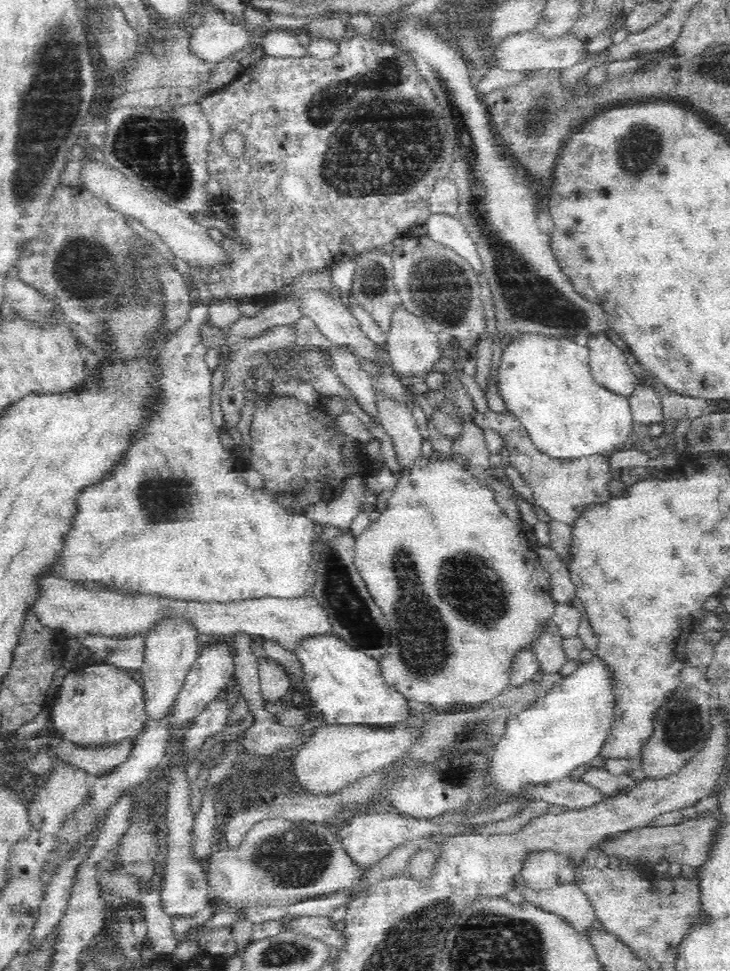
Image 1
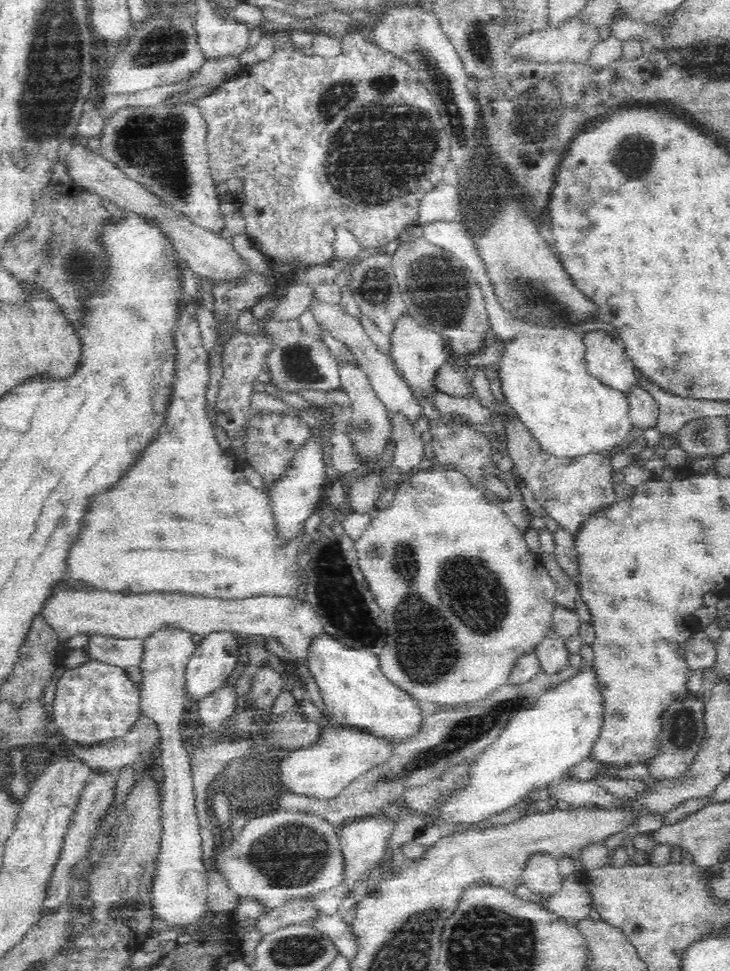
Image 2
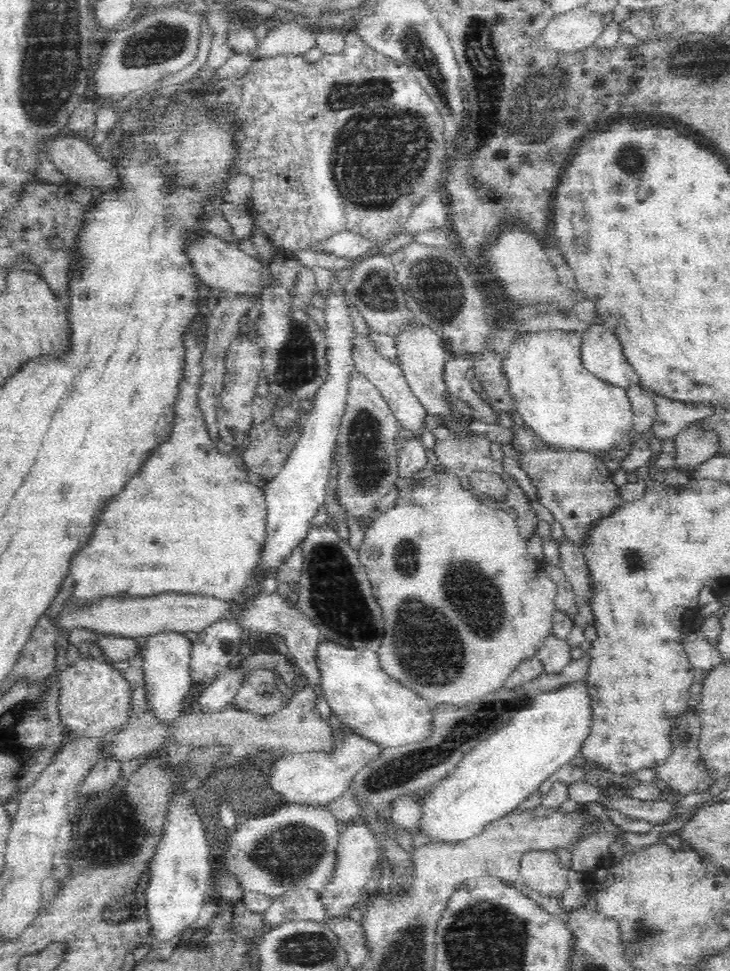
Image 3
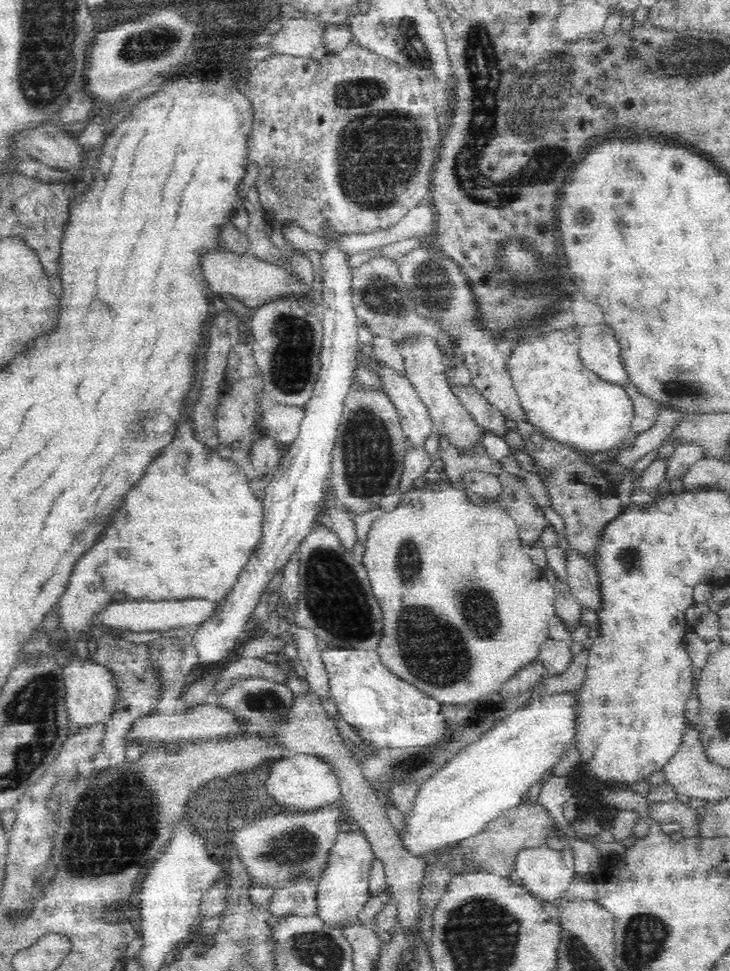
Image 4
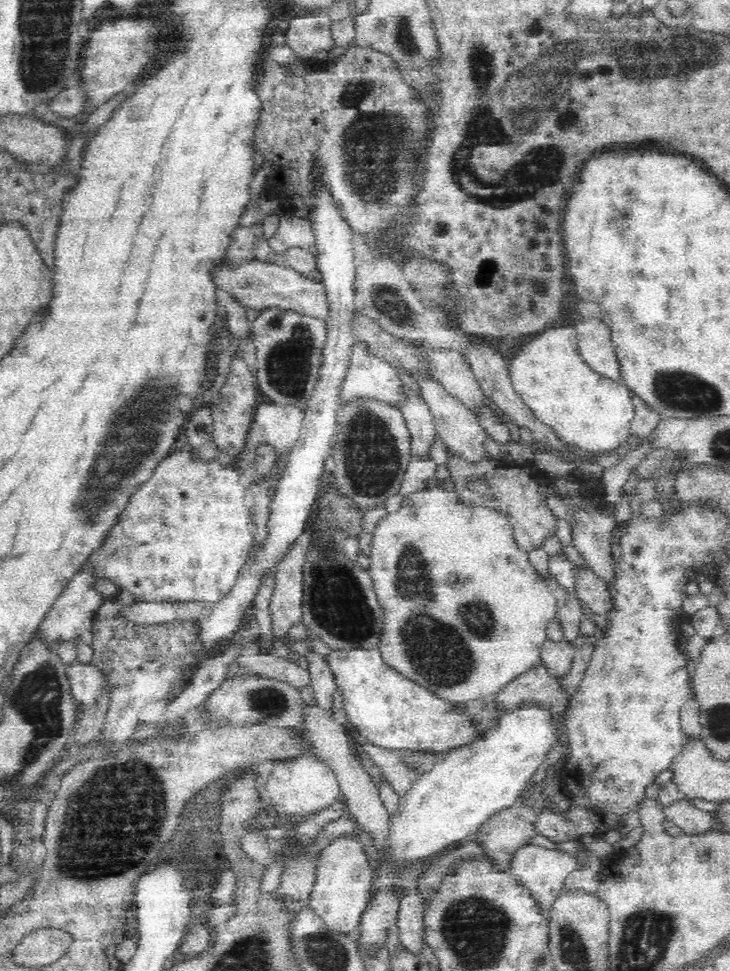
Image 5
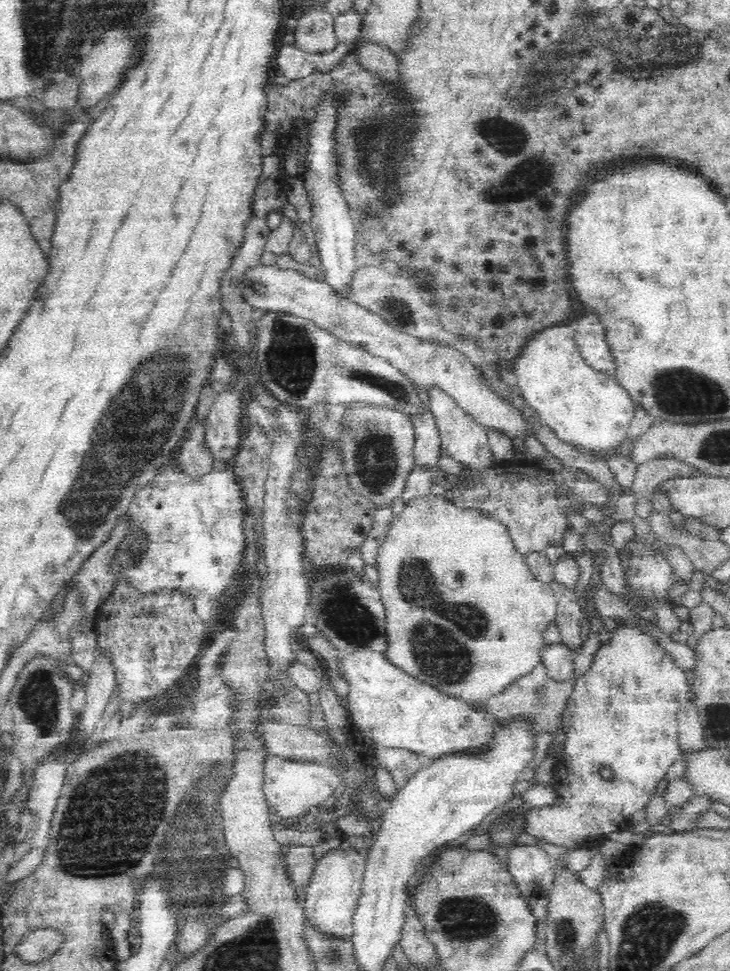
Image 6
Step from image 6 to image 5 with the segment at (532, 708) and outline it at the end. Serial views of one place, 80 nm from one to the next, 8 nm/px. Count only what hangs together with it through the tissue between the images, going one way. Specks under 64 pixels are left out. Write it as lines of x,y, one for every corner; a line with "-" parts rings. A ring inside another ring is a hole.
538,664
514,678
510,684
506,685
504,689
499,691
495,697
495,710
497,714
510,714
515,710
520,710
528,706
537,706
540,710
547,710
551,714
551,722
553,722
553,731
560,739
564,739
567,736
567,728
562,723
562,714
565,713
569,702
568,690
564,689
564,685
560,685
559,679
553,677
548,669
542,664

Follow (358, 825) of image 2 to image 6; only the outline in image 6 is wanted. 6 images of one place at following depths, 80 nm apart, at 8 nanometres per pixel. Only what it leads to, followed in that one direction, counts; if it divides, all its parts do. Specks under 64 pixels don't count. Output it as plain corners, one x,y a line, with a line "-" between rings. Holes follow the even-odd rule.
341,846
328,851
318,860
312,876
309,878
306,890
305,913
309,918
311,927
319,933
326,934
329,938
336,940
351,940
353,933
352,917
359,894
362,892
364,871
366,871
366,859
362,858
353,847
343,849

